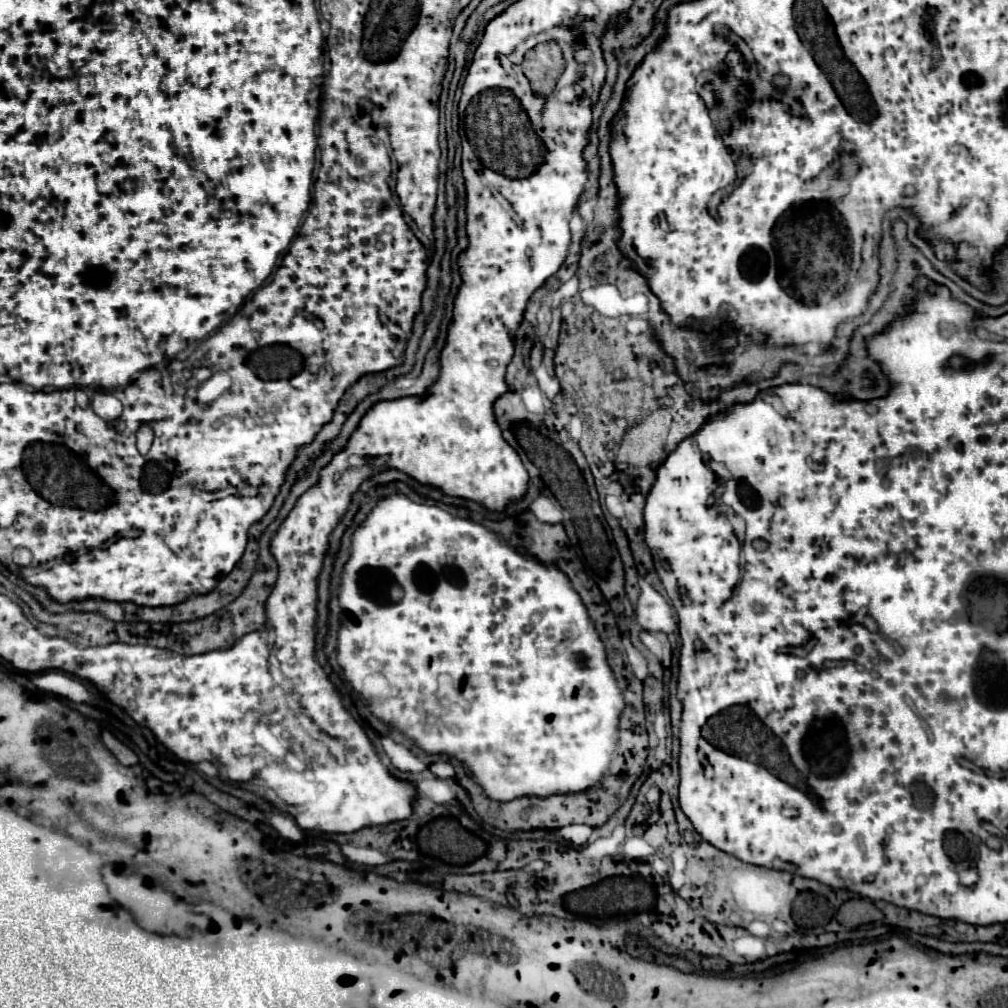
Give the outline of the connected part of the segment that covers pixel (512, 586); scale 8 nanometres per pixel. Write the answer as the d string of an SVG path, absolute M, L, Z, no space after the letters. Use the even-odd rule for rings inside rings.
M392 494L388 498L382 498L378 506L368 514L366 522L356 528L352 536L352 558L344 566L344 578L338 598L344 608L344 622L338 632L338 662L344 668L346 680L366 700L374 716L402 730L428 754L454 756L464 766L468 766L468 770L480 782L488 798L506 802L518 796L568 794L568 792L586 790L588 786L596 786L596 782L600 782L616 750L616 722L620 710L624 710L624 696L620 694L620 688L612 678L612 670L608 670L608 664L604 662L604 646L598 634L594 632L594 626L588 618L588 612L580 596L572 590L568 578L564 578L564 574L560 574L556 566L544 566L536 562L536 558L528 556L526 550L512 548L510 544L500 540L494 532L486 530L482 524L454 518L436 506L424 506L412 502L404 494ZM366 568L380 568L380 570L386 568L402 586L404 590L402 600L396 604L378 606L374 600L366 598L360 588L360 574ZM566 640L574 640L574 642L564 652L558 652L556 648Z

